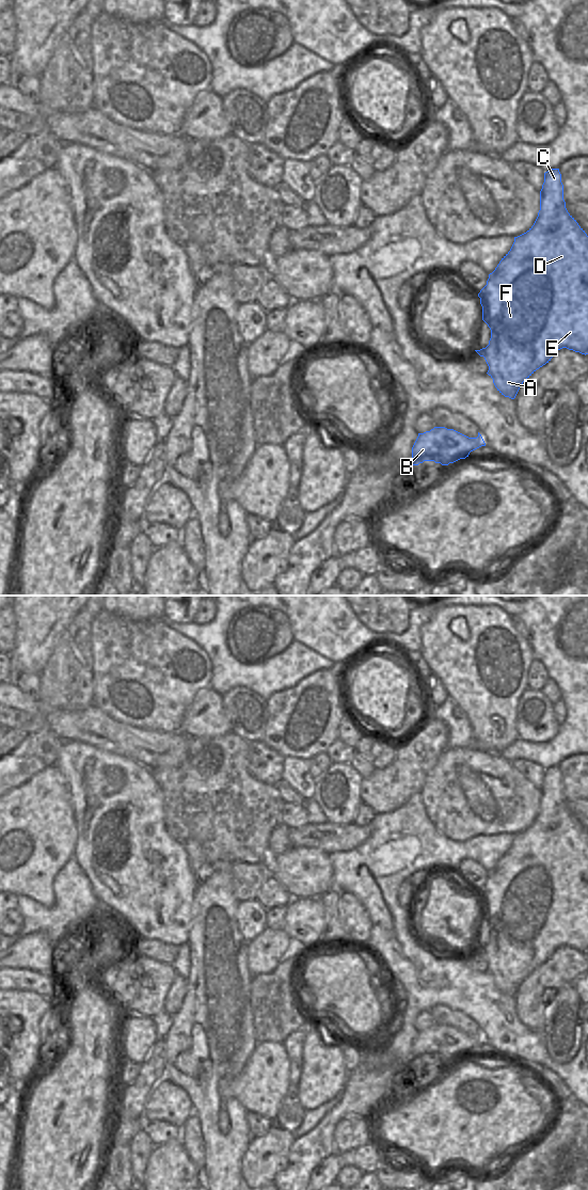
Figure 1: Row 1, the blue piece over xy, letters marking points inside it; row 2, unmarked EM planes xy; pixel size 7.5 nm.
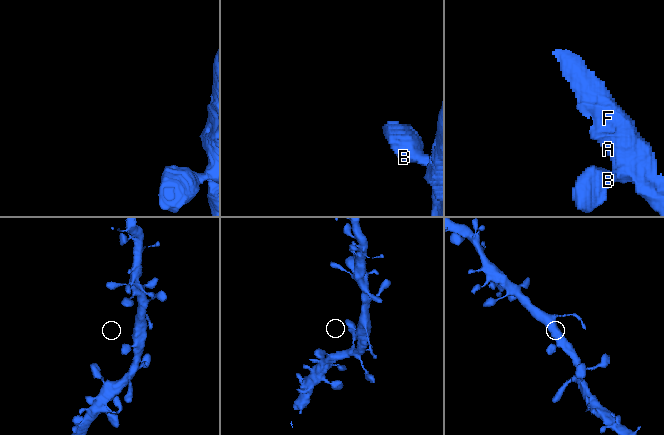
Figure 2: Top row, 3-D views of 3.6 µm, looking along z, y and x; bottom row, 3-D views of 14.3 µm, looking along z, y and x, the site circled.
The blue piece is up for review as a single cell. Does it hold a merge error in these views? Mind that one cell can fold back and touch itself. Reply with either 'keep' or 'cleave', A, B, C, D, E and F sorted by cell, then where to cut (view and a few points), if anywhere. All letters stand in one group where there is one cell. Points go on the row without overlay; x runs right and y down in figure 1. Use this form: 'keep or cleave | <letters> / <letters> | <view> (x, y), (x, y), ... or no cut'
keep | A B C D E F | no cut

